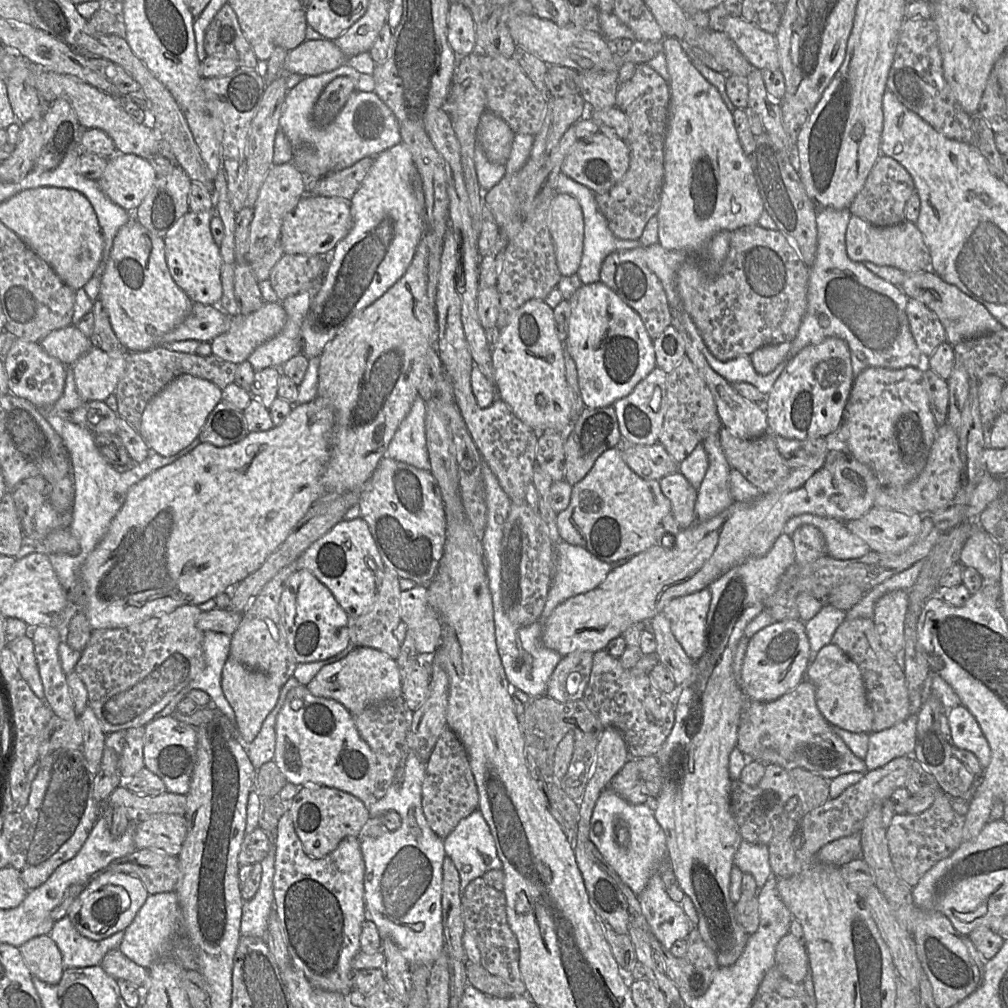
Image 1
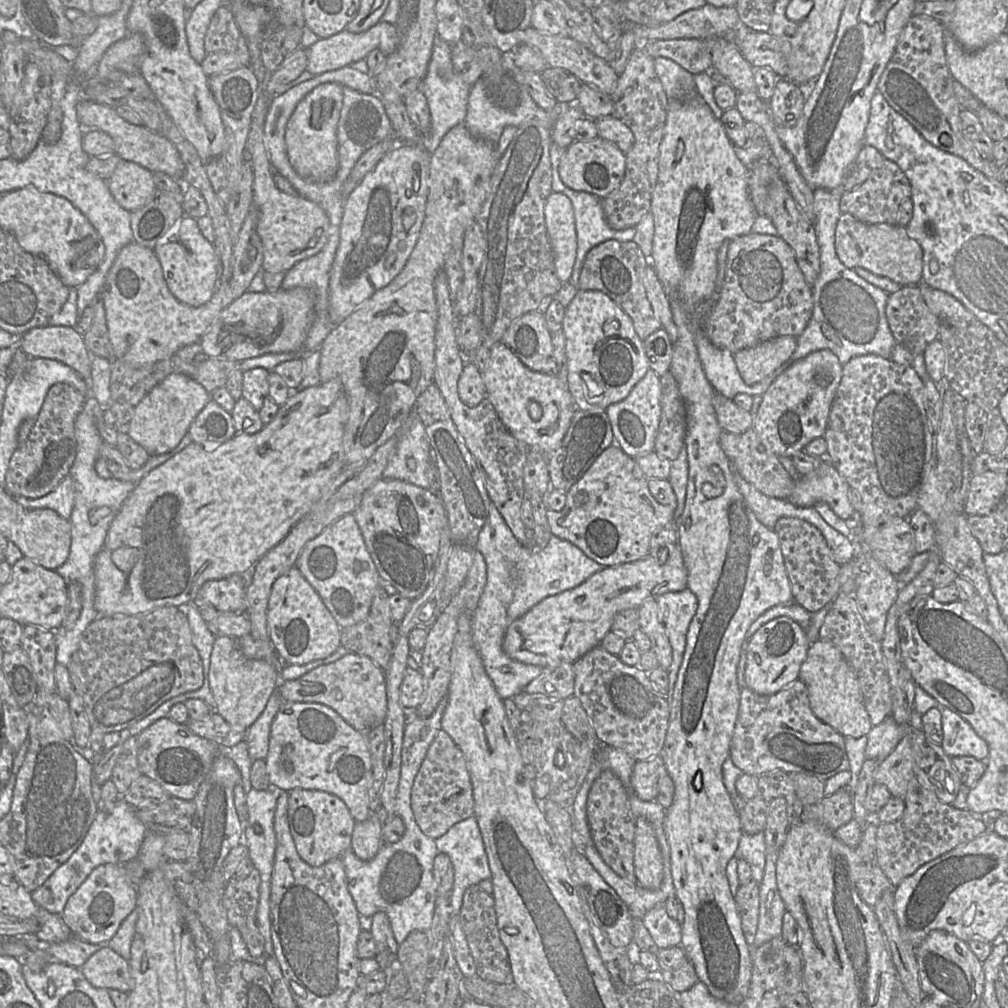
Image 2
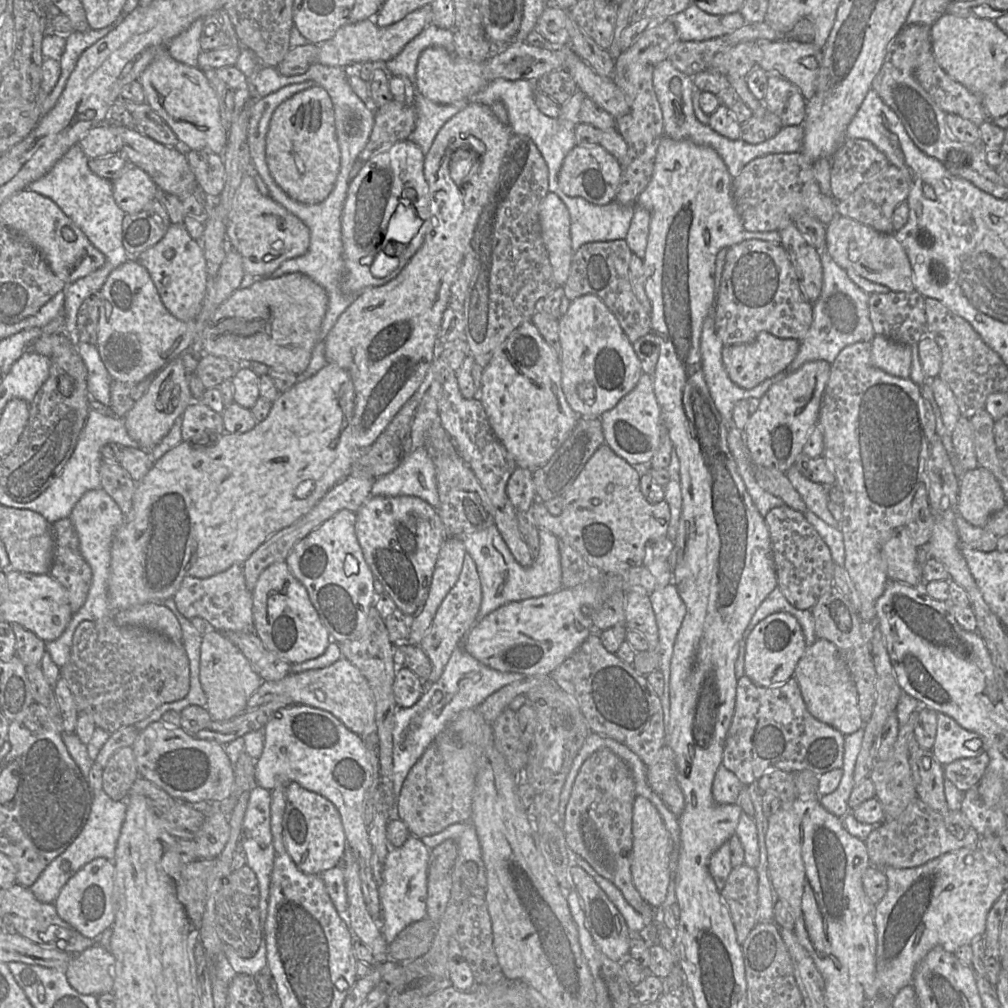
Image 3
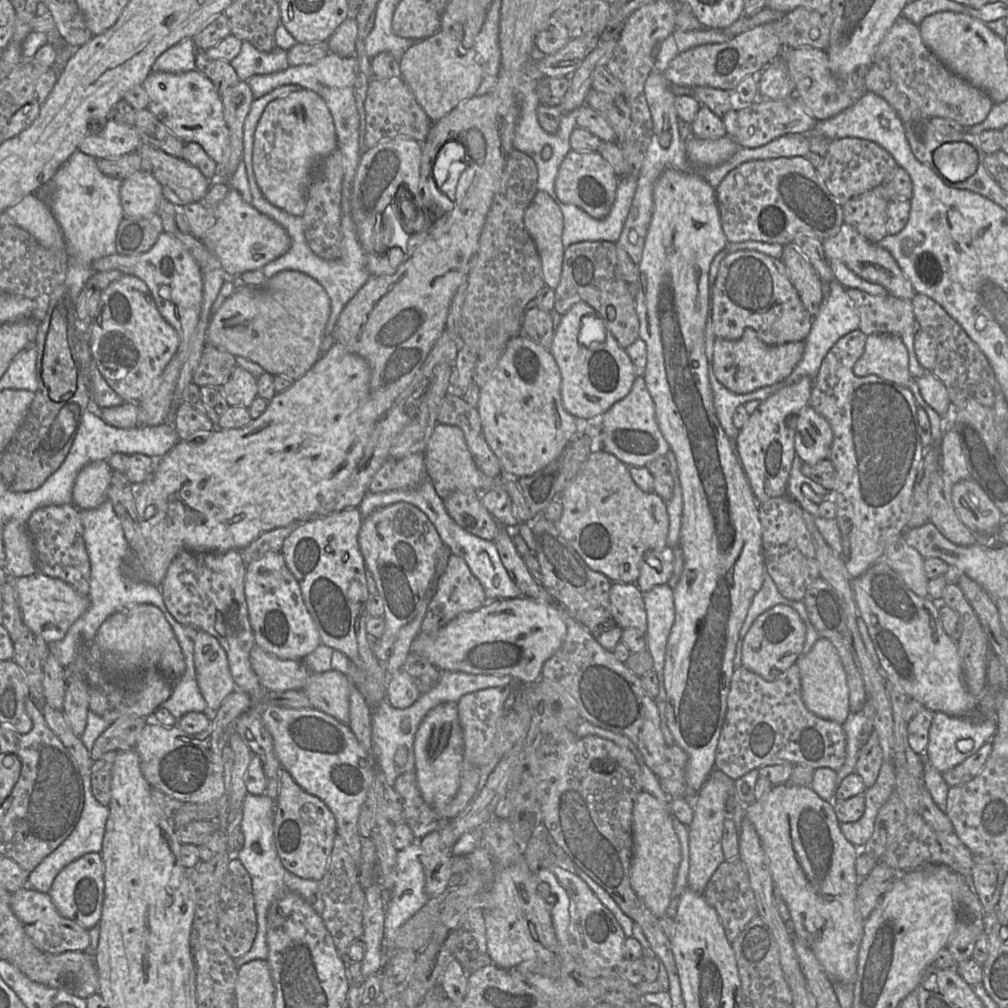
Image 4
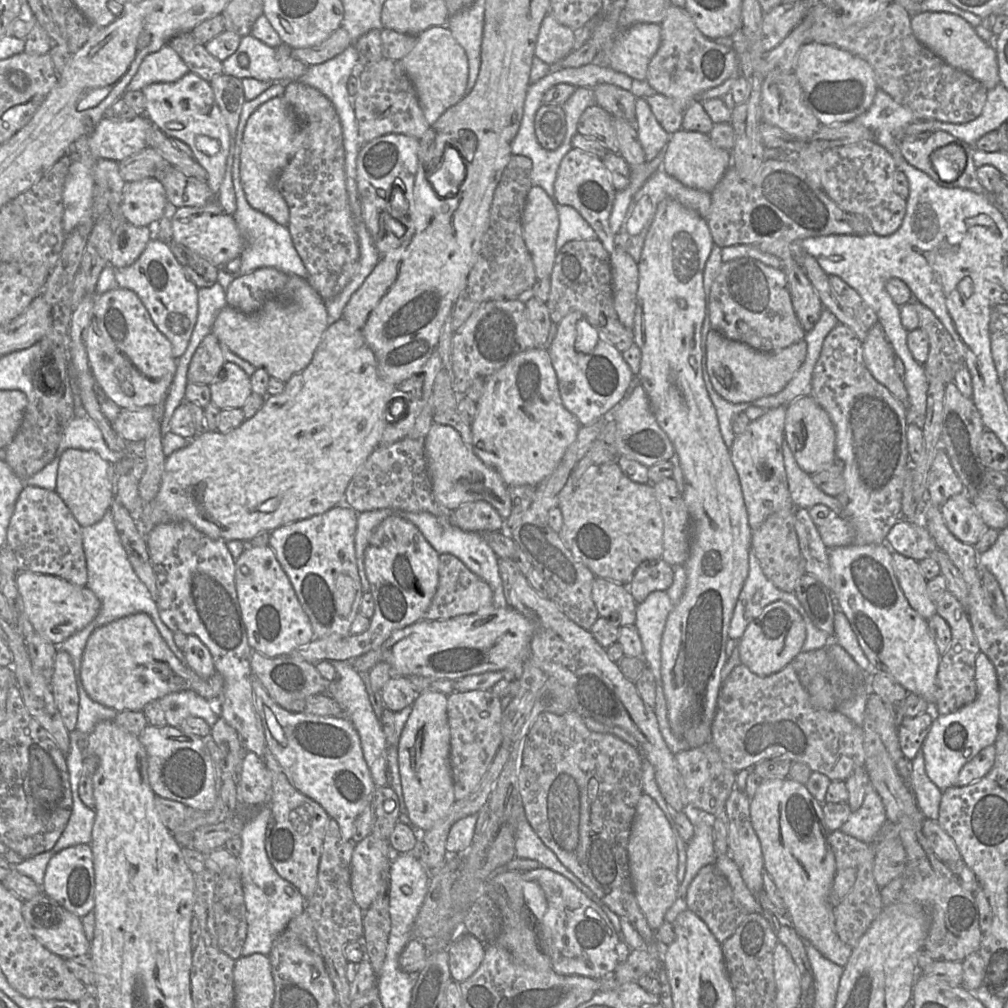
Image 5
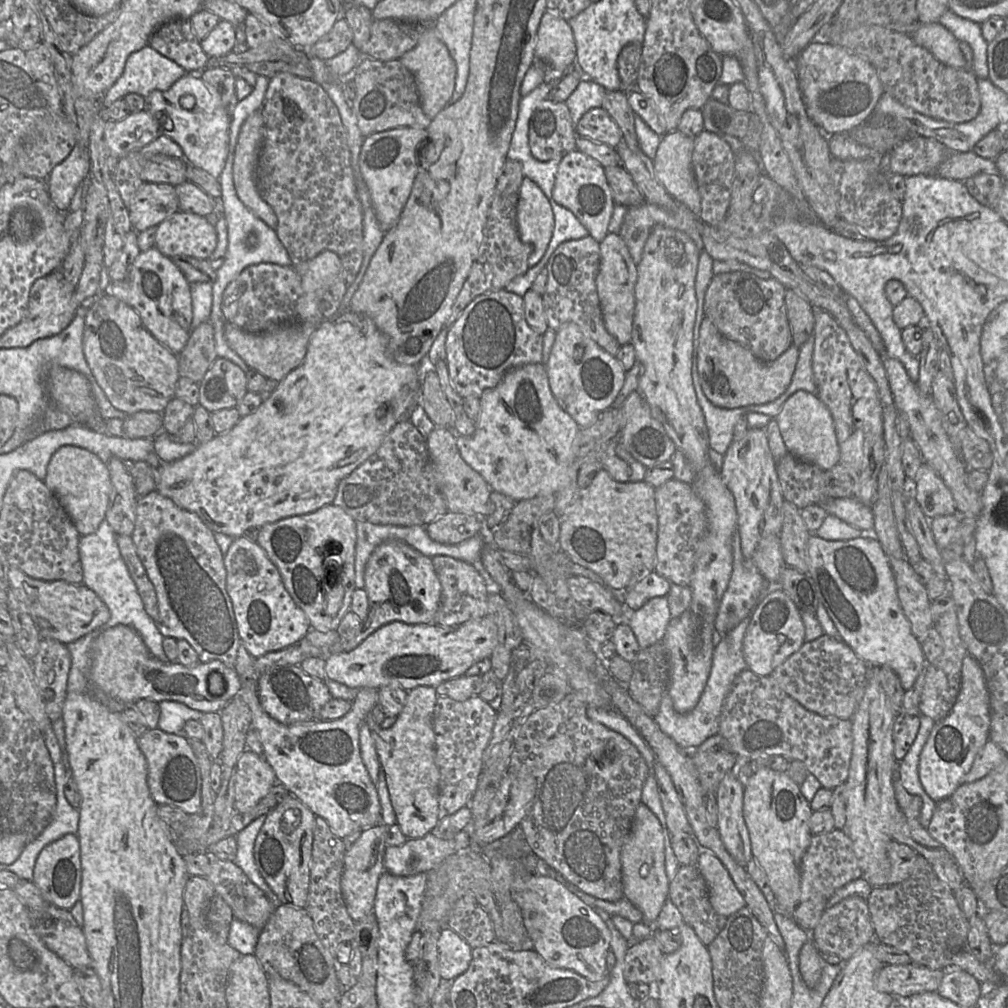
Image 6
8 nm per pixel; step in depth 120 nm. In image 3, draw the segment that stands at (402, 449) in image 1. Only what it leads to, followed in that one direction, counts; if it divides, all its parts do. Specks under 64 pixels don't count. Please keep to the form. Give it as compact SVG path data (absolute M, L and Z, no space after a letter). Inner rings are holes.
M425 446L412 452L392 472L377 478L371 496L415 496L437 510L440 502L438 482L434 463Z

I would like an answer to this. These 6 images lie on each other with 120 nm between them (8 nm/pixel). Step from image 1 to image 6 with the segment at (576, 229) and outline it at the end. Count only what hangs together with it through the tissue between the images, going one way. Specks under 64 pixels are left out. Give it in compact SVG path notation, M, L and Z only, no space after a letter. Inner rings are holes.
M527 177L522 180L517 202L516 223L522 243L527 247L528 266L543 257L554 228L551 205L542 190Z

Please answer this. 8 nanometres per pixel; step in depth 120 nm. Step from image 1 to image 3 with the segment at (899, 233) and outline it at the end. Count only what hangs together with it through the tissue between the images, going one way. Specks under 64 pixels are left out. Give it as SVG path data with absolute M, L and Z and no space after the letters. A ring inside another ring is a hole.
M838 216L826 226L825 249L833 261L843 269L853 269L857 274L888 287L894 292L912 292L913 271L905 249L893 233L881 233L870 226L848 217Z

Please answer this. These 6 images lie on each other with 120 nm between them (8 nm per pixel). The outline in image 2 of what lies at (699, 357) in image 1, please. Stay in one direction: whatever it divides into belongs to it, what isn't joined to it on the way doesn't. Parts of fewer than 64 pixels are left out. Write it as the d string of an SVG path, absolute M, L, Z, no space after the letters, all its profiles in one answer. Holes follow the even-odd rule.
M651 266L646 267L643 285L655 316L661 322L662 328L668 333L672 343L674 343L677 340L678 332L673 320L671 302ZM714 391L713 406L722 430L741 434L752 428L754 415L739 408L732 399Z

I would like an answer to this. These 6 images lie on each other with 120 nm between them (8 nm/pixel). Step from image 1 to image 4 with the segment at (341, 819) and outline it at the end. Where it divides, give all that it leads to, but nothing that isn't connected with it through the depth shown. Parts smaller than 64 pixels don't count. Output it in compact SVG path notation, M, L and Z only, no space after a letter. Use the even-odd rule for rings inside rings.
M283 768L279 772L280 788L275 800L273 836L283 866L292 874L320 881L328 866L337 834L336 819L318 797L304 791Z

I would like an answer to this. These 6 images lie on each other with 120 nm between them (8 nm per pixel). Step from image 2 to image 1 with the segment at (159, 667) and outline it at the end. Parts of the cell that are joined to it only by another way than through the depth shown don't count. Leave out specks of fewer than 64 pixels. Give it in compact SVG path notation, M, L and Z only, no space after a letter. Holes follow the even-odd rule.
M183 605L173 612L125 628L92 630L89 641L75 666L74 672L86 686L88 705L93 710L103 733L144 727L155 719L184 687L205 669L203 636L197 626L201 610L195 605Z

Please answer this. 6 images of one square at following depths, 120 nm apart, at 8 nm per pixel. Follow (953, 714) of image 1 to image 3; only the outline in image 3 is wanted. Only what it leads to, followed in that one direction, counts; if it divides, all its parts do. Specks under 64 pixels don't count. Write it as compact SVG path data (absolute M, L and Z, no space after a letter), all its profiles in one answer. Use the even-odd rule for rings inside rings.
M937 714L937 731L932 752L943 766L958 759L974 758L984 751L979 734L964 729L946 714Z

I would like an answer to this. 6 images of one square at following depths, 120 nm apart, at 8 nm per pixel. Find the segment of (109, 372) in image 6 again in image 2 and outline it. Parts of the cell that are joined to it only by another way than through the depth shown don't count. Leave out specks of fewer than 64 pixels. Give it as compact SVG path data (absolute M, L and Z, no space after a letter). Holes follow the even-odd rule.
M252 207L233 246L231 280L227 284L219 283L211 299L200 307L184 304L171 293L154 249L134 241L123 247L101 290L115 360L122 360L133 367L143 367L176 355L187 345L200 342L221 312L248 291L255 275L262 271L263 245L257 232L258 220L258 210Z

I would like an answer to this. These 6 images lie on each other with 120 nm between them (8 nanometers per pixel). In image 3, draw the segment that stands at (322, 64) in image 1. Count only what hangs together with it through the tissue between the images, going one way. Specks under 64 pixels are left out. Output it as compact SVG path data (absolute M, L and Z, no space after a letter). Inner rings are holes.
M423 6L409 13L401 21L379 27L374 20L364 20L342 26L330 40L319 45L317 62L326 66L347 68L367 62L385 63L395 58L404 47L432 23L431 6Z

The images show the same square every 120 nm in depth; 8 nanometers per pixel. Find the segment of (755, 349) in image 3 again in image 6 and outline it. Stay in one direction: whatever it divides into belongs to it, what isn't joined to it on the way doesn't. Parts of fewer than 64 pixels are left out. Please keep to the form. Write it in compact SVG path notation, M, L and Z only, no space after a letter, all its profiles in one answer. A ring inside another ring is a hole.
M708 317L700 326L696 363L703 393L715 406L734 409L773 402L788 388L798 361L799 348L791 346L772 362L762 362L752 352L718 332Z

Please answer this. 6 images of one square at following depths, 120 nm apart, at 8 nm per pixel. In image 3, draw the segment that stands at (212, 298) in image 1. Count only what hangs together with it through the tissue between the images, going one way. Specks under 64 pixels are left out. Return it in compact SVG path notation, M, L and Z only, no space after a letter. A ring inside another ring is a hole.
M183 223L172 224L160 242L135 259L148 270L165 307L172 315L181 321L197 317L208 288L206 259L202 246L190 236Z

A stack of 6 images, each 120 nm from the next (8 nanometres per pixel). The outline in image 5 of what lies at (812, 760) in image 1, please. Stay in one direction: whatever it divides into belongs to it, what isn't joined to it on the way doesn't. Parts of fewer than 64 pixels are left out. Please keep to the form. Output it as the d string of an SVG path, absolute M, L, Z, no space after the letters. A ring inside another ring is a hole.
M791 664L766 677L737 665L719 692L711 741L722 761L735 773L763 760L787 758L804 763L831 781L845 781L856 768L865 765L863 727L838 710L813 707Z

